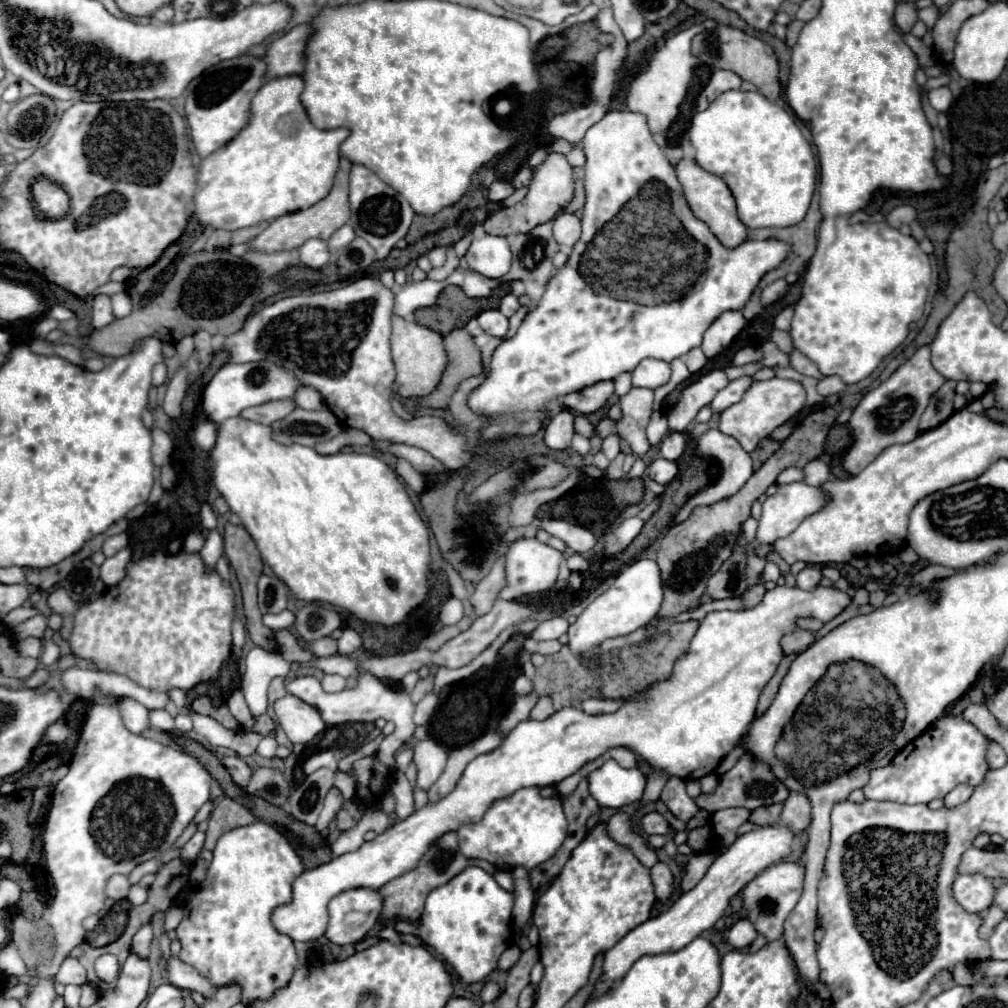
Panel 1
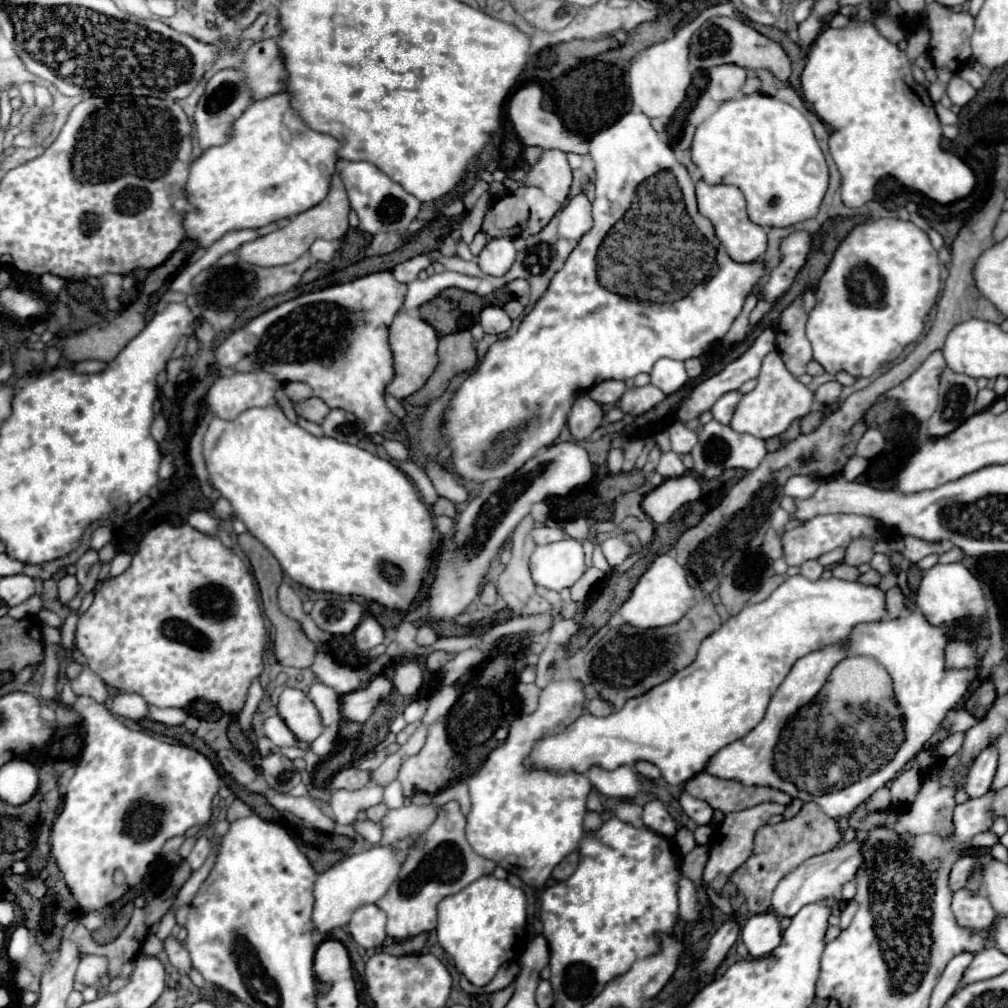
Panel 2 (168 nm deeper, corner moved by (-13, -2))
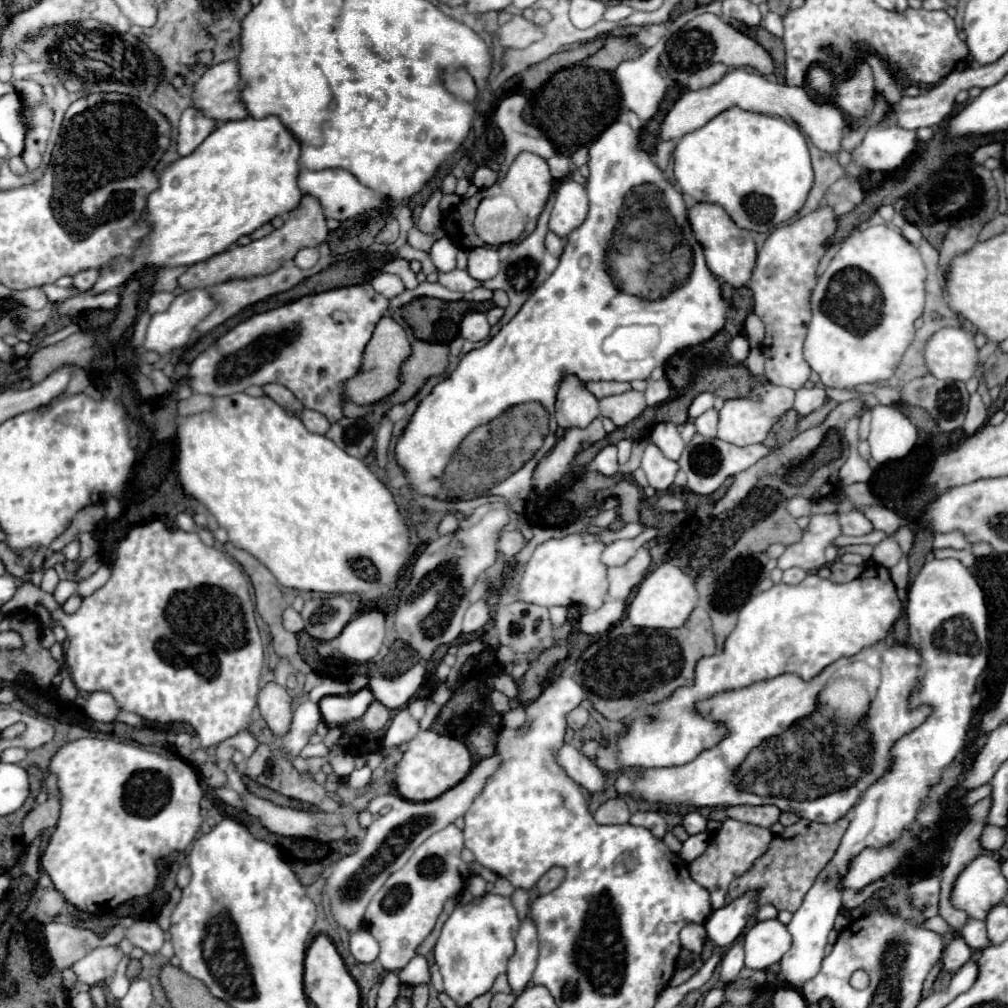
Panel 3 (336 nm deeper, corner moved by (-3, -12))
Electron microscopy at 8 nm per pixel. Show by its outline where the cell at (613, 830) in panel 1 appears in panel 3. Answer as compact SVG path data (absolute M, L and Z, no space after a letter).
M621 797L609 799L595 811L595 821L599 825L615 825L615 823L627 823L631 817L631 811L627 803Z

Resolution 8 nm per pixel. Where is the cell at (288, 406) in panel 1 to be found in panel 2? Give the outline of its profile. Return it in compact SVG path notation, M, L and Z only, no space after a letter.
M311 397L311 399L303 401L303 403L295 403L295 411L297 411L299 415L303 415L307 421L313 421L313 423L321 425L321 421L327 417L327 413L329 413L331 409L329 409L329 407L325 405L325 401L321 401L319 397Z

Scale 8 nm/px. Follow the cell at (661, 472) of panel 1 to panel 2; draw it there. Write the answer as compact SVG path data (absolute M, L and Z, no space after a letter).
M665 451L661 453L659 465L657 465L657 473L663 479L671 479L671 477L681 477L685 473L685 465L681 461L681 455L673 453L673 451Z

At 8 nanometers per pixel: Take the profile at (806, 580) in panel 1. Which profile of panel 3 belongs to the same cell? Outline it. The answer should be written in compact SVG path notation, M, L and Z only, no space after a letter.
M793 567L793 569L787 569L783 573L783 583L787 583L787 585L799 585L805 577L807 577L807 571L803 571L799 567Z

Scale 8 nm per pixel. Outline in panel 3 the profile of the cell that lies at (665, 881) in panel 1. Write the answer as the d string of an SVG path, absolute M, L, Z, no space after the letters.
M687 923L681 929L681 945L689 951L693 951L695 955L699 955L703 951L703 937L705 937L705 927L701 923Z

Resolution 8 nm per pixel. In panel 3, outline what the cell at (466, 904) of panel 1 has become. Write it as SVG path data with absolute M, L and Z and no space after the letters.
M485 893L477 903L457 903L441 929L433 953L443 975L445 991L459 1007L469 1005L475 997L487 993L495 977L507 971L507 959L515 951L517 931L517 911L509 897Z

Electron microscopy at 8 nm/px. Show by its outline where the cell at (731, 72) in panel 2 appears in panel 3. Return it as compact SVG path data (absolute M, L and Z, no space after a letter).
M715 63L715 67L707 67L707 69L697 71L695 75L691 75L689 77L689 89L699 91L699 89L705 89L705 87L711 87L719 79L723 79L725 73L727 73L727 67L723 67L721 63Z

